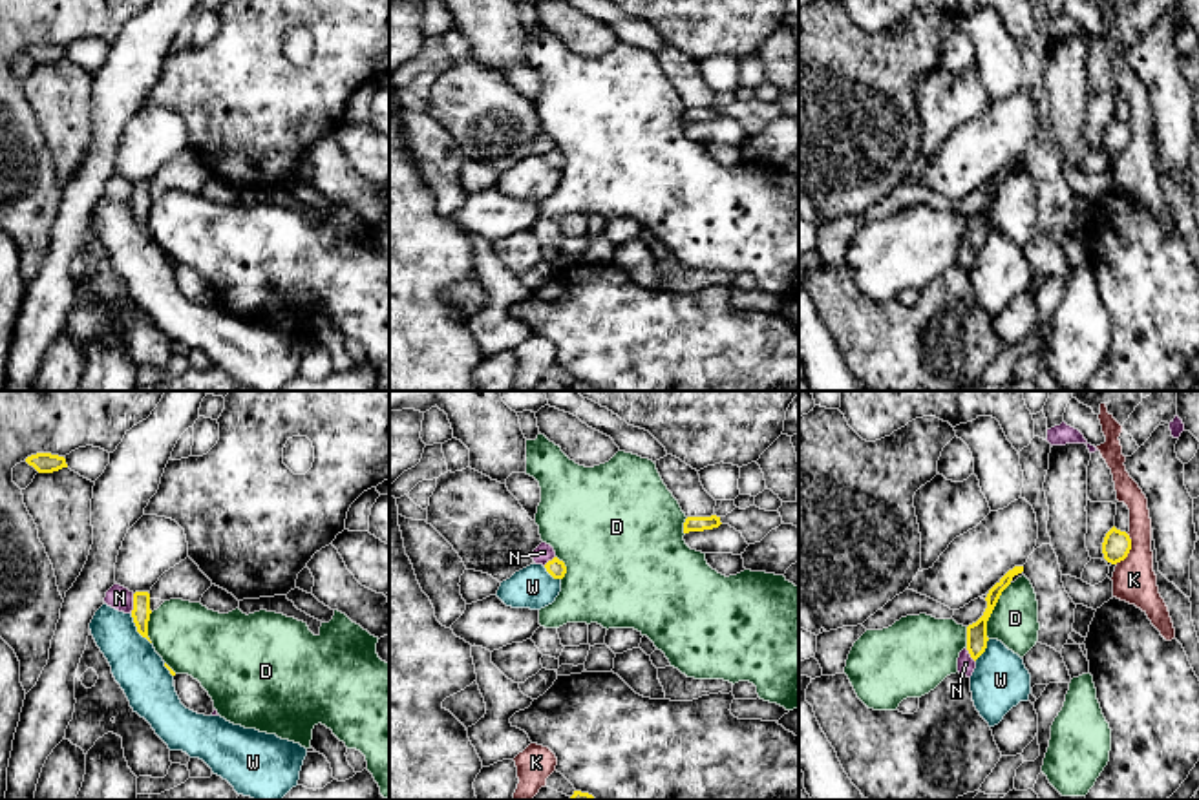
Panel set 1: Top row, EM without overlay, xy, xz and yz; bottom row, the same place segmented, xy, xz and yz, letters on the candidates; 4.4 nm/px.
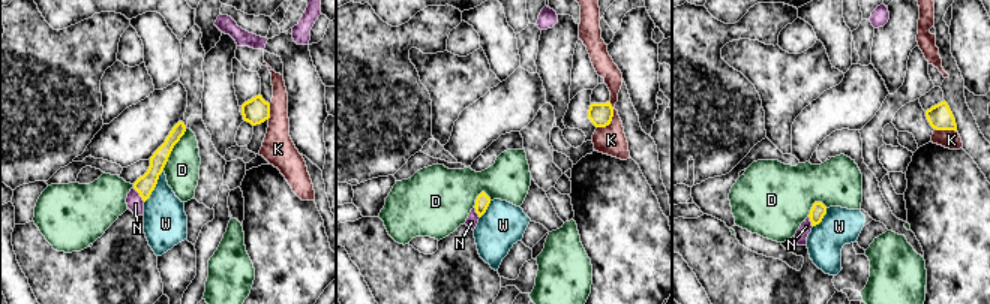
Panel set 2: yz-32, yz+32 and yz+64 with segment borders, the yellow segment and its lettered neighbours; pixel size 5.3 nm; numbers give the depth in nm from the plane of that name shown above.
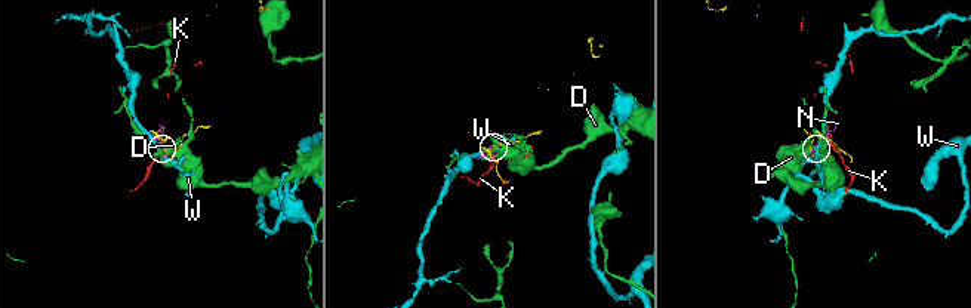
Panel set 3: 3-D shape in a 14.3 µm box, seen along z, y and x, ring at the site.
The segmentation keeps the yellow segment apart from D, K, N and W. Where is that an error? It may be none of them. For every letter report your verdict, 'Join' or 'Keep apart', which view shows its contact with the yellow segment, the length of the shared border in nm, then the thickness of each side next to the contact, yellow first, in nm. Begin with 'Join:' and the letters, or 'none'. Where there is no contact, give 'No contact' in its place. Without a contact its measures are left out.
Join: none
D: Keep apart. Touches yellow in yz. Shared border 260 nm. Thickness 100 nm (yellow) against 200 nm
K: Keep apart. Touches yellow in yz. Shared border 150 nm. Thickness 120 nm (yellow) against 190 nm
N: Keep apart. Touches yellow in xy. Shared border 90 nm. Thickness 80 nm (yellow) against 110 nm
W: Keep apart. Touches yellow in xy. Shared border 160 nm. Thickness 80 nm (yellow) against 220 nm

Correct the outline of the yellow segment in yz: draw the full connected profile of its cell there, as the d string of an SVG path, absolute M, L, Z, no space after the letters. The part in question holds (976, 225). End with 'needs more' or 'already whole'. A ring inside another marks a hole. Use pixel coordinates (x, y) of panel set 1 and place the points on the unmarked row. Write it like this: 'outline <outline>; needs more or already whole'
outline M1014 157L1013 161L1009 161L987 184L985 192L987 192L987 199L983 203L983 206L967 217L967 241L971 245L971 248L976 252L987 239L987 212L1002 186L1002 183L1011 175L1013 168L1022 164L1024 157Z; already whole

